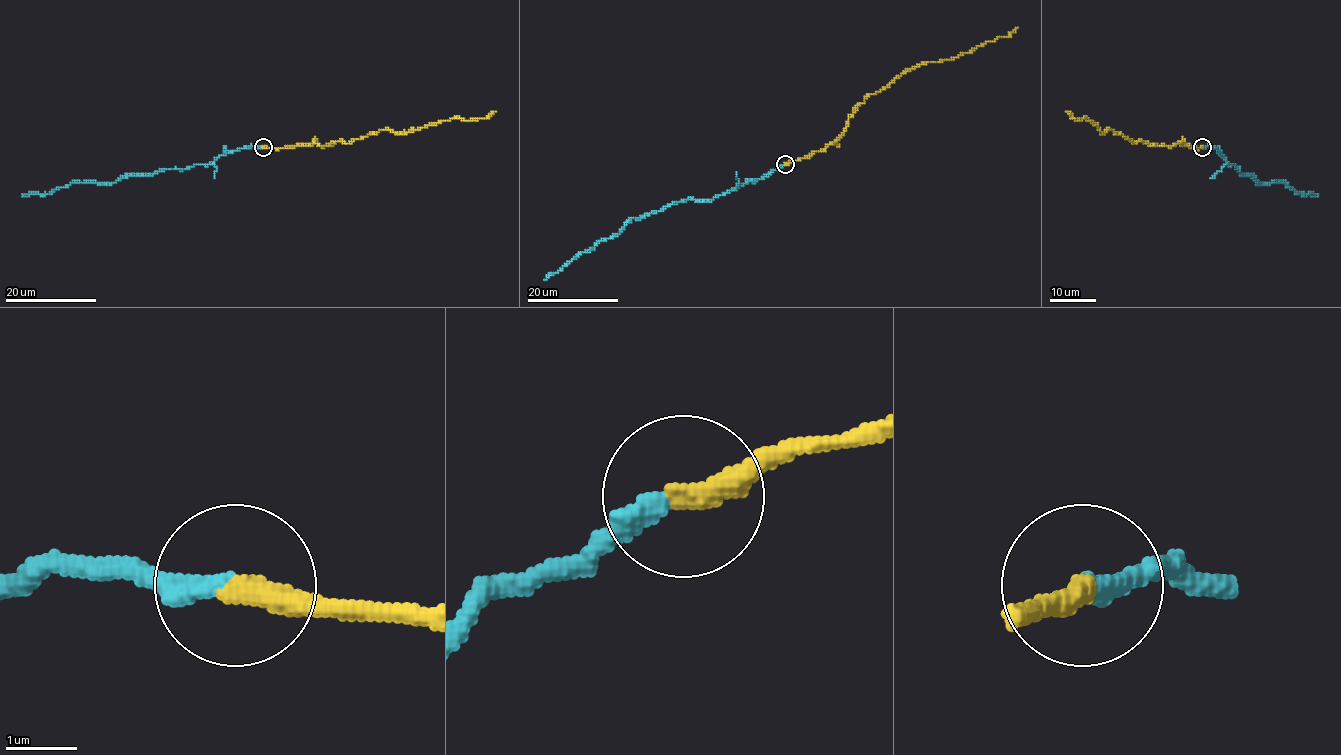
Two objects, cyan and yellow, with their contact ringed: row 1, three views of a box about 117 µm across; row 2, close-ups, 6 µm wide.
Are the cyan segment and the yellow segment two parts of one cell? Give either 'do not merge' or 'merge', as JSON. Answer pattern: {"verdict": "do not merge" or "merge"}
{"verdict": "merge"}

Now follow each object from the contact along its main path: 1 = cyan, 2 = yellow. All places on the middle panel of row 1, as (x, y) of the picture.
1: (785, 164), (709, 200), (682, 200), (631, 218), (618, 233), (579, 252), (543, 279)
2: (785, 164), (831, 145), (867, 96), (884, 89), (905, 72), (956, 58), (1007, 37), (1017, 27)

